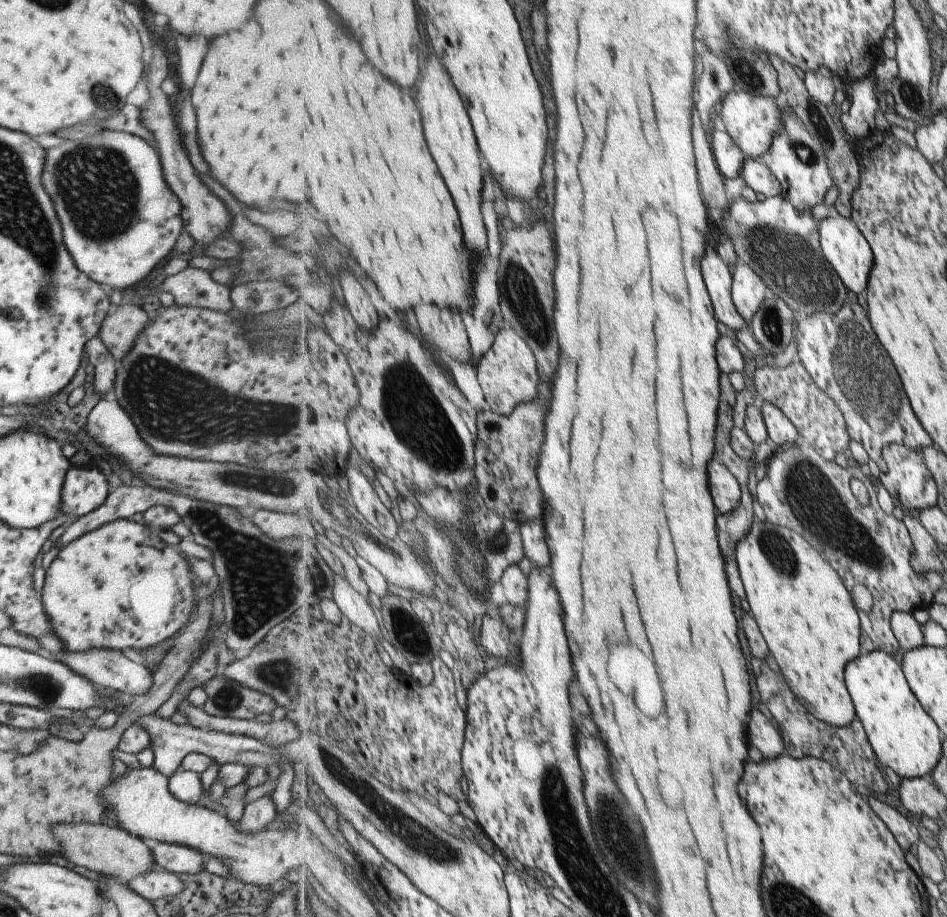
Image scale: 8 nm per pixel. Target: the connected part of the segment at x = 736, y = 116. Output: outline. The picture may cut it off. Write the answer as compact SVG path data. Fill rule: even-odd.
M735 91L728 94L718 110L726 131L731 138L741 147L744 155L748 158L763 158L771 148L774 136L779 131L784 131L782 112L777 102L772 97L757 96L748 92Z

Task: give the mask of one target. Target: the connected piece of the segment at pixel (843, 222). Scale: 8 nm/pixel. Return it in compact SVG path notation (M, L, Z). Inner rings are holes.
M836 212L821 220L820 241L827 260L835 267L848 290L853 291L856 295L865 292L874 270L874 250L853 218L848 219Z

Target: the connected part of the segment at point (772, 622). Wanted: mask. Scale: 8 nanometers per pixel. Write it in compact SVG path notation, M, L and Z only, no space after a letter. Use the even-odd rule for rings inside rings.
M757 518L747 538L737 544L737 564L751 612L794 693L823 722L849 726L858 714L846 685L846 666L861 656L862 619L842 576L802 534Z

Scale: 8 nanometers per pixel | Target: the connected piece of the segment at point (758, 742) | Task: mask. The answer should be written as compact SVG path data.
M753 710L751 714L751 744L757 746L765 758L779 758L785 750L783 744L783 736L777 730L777 726L761 712L761 710Z

